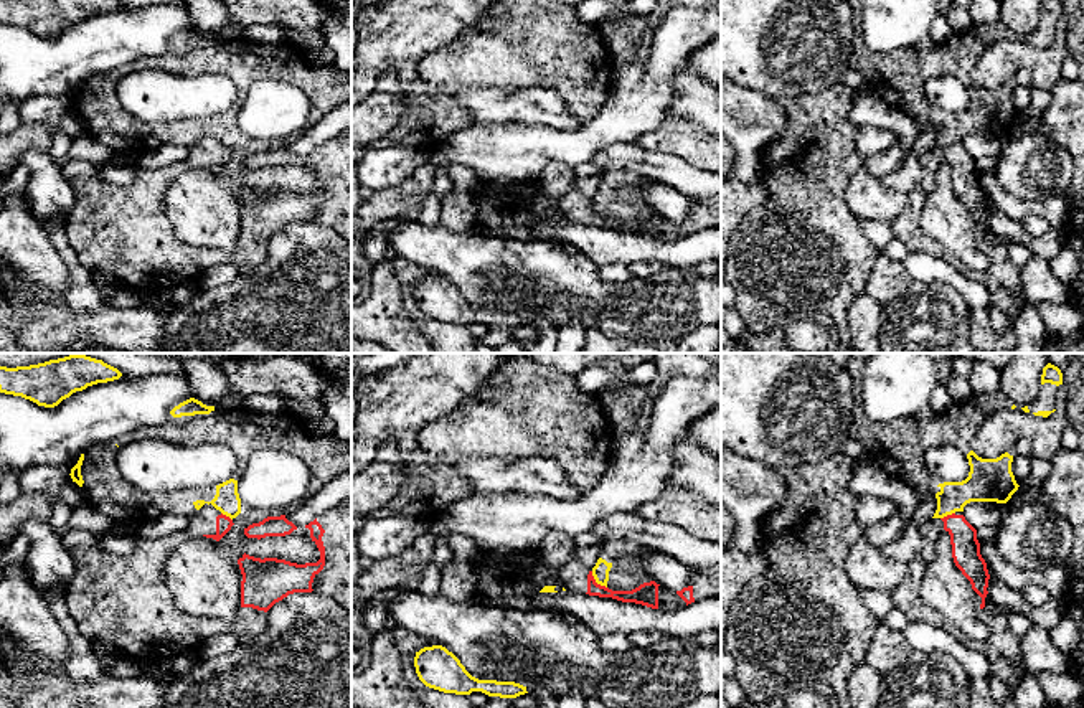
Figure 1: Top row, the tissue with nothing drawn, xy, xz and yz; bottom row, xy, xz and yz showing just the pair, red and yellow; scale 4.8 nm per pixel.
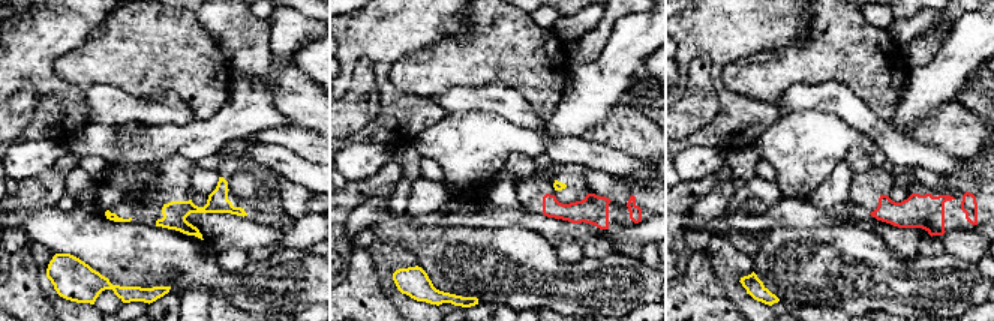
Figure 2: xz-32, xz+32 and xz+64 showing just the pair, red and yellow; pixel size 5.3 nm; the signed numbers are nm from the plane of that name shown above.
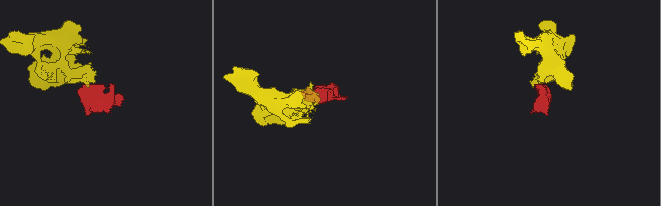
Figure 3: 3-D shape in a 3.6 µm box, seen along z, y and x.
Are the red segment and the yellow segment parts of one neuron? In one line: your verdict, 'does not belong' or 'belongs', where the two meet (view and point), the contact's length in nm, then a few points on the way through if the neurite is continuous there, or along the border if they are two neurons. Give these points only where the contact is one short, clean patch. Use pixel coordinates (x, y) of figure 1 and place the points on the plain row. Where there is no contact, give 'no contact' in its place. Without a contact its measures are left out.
does not belong; contact xz (594, 212); length 120 nm; border xz (591, 202), (593, 208), (606, 218)

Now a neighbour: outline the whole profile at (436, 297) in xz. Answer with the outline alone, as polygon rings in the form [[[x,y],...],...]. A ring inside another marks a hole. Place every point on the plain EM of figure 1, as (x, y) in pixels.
[[[442,276],[424,277],[416,282],[414,297],[426,317],[444,323],[470,325],[472,322],[482,322],[500,328],[516,328],[528,323],[526,317],[515,312],[472,307],[460,290]]]

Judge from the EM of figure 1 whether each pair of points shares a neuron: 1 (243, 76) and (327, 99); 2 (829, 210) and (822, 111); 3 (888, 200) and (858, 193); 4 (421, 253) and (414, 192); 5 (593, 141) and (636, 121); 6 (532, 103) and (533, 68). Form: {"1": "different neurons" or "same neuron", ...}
{"1": "same neuron", "2": "same neuron", "3": "same neuron", "4": "different neurons", "5": "same neuron", "6": "different neurons"}

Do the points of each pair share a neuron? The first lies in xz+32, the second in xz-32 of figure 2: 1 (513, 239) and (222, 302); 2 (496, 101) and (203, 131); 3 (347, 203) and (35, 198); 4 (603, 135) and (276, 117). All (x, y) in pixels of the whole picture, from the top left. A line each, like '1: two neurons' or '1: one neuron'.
1: two neurons
2: two neurons
3: one neuron
4: two neurons

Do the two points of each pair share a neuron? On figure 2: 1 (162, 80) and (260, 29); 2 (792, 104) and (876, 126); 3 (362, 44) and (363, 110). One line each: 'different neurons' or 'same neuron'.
1: different neurons
2: same neuron
3: different neurons

